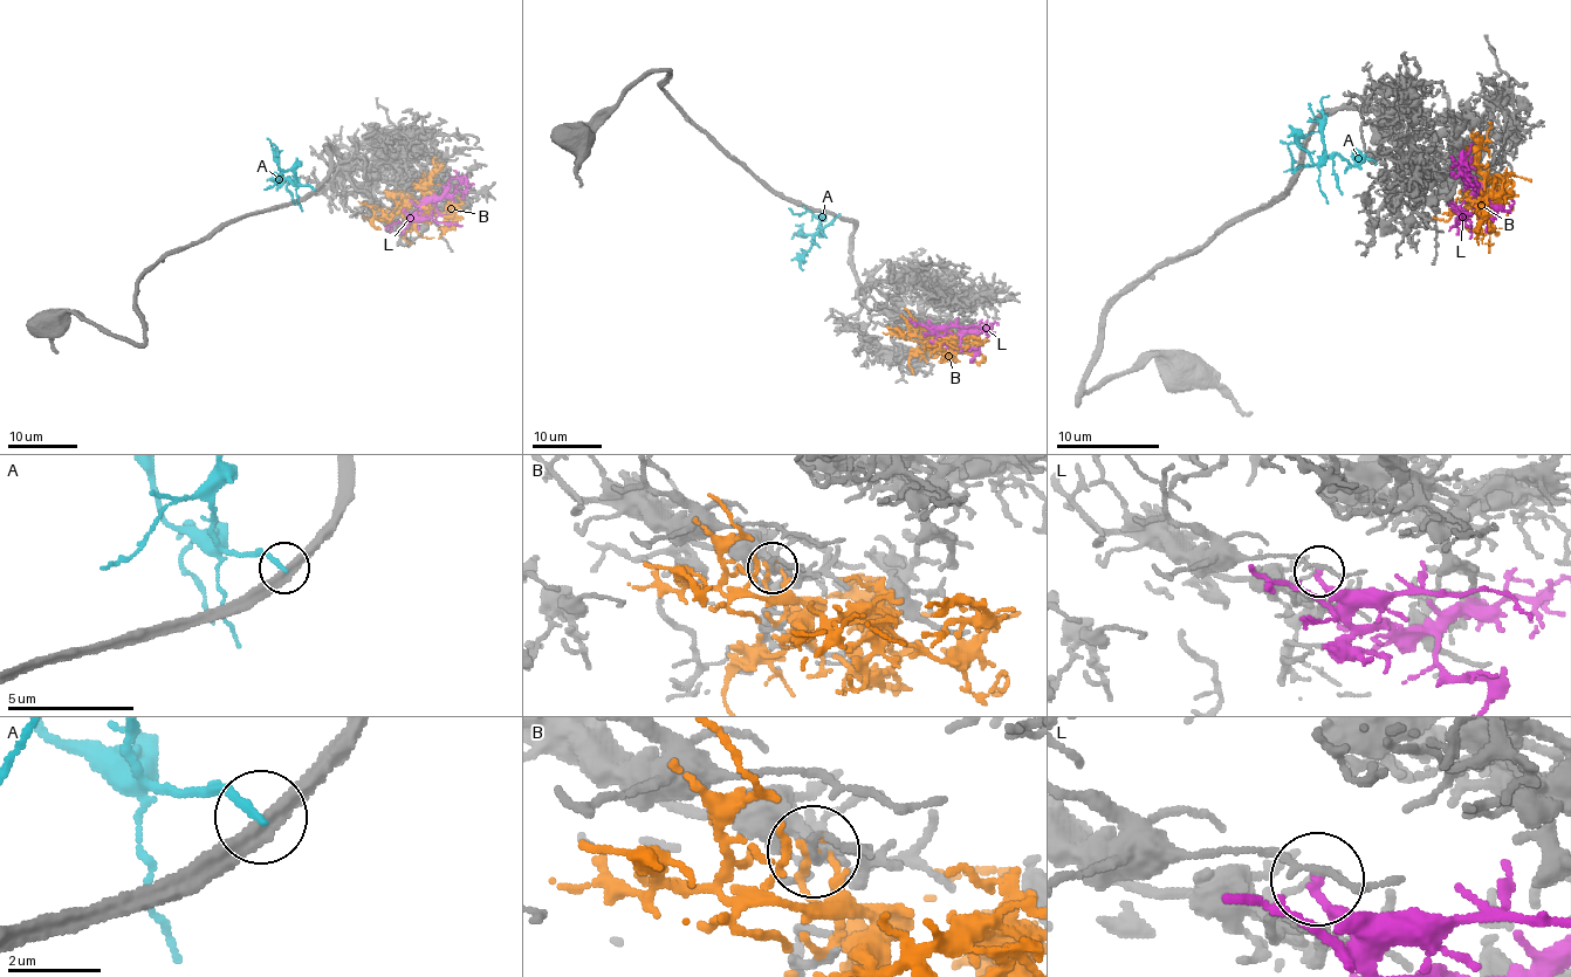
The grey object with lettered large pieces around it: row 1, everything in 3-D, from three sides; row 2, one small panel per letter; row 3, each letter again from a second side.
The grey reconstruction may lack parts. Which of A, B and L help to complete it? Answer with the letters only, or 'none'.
none

